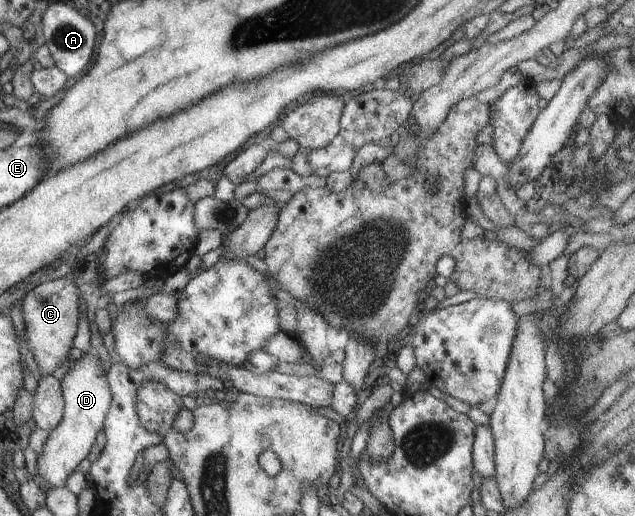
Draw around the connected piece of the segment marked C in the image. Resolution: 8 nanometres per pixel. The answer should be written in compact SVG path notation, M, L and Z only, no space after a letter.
M61 278L38 284L22 301L28 348L34 356L41 376L52 375L55 368L66 363L69 358L69 350L73 348L79 324L79 305L77 303L79 297L76 289L77 286L69 278Z

